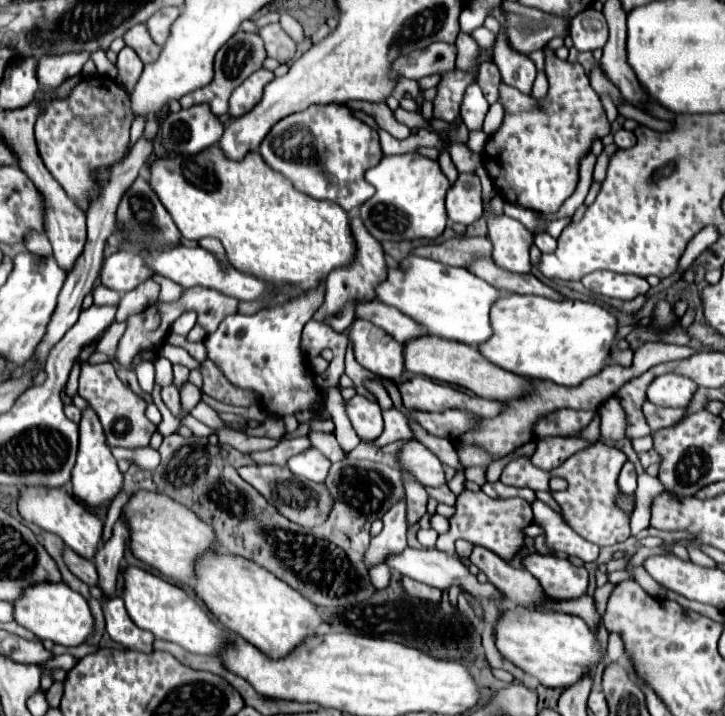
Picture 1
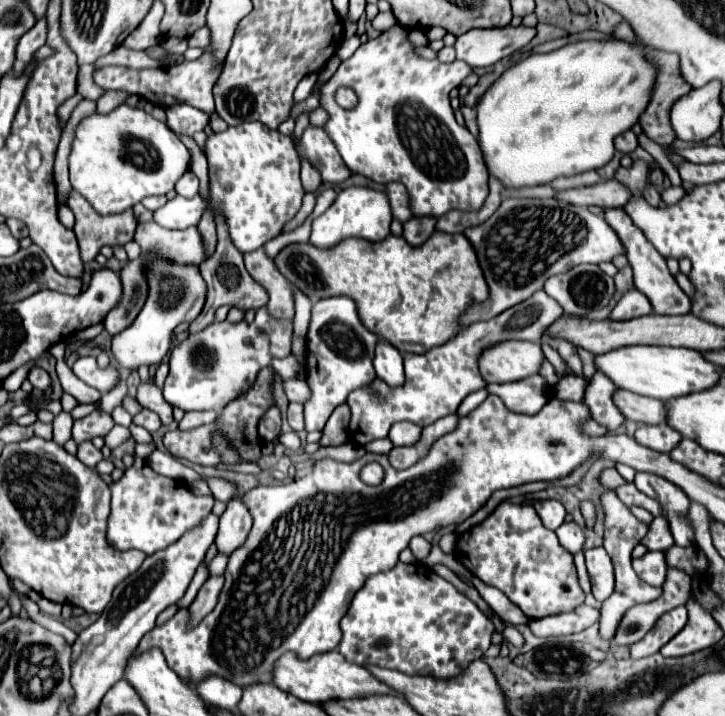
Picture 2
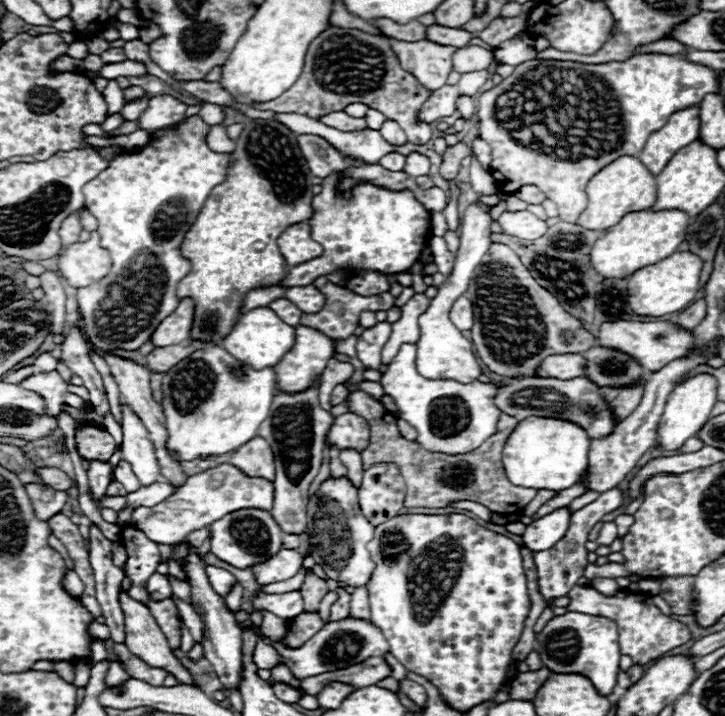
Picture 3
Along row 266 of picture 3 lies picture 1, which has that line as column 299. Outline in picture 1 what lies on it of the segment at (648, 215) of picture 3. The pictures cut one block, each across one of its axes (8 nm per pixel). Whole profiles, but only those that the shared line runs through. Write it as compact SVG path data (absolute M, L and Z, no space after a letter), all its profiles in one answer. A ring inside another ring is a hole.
M208 550L198 556L196 582L192 588L196 596L228 630L240 634L244 640L274 658L286 656L286 652L298 646L306 636L316 634L318 628L324 624L314 604L300 596L300 592L288 588L288 584L272 576L256 562L236 554Z

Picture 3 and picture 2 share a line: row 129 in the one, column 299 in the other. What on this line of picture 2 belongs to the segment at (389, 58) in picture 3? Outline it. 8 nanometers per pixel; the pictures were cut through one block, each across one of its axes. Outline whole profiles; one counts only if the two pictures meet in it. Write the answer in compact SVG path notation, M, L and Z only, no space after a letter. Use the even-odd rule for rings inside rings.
M290 402L288 404L286 418L288 418L288 424L292 426L292 430L296 430L296 432L304 430L304 422L302 422L304 418L302 418L302 404L300 402Z

